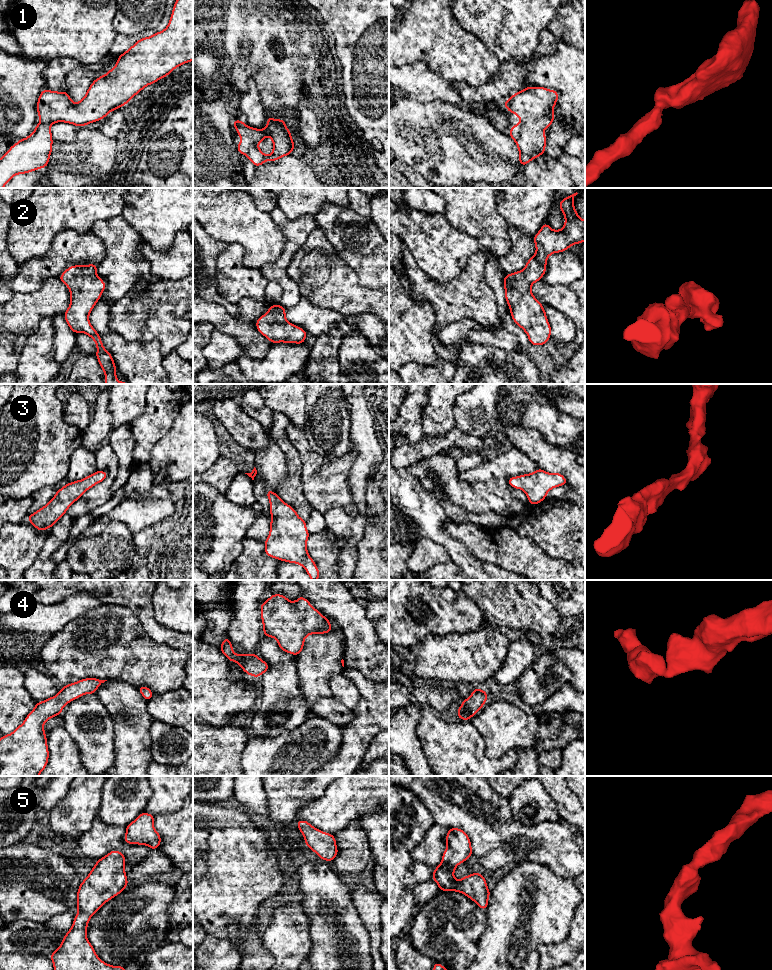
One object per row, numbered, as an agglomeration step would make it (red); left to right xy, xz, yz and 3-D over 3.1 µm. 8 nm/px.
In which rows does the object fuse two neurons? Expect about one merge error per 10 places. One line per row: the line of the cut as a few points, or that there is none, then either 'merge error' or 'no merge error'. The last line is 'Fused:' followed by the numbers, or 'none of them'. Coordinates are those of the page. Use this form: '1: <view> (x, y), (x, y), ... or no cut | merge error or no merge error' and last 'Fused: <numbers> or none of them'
1: no cut | no merge error
2: no cut | no merge error
3: no cut | no merge error
4: no cut | no merge error
5: no cut | no merge error
Fused: none of them

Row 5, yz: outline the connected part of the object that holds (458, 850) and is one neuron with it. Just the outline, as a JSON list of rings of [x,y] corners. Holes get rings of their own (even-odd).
[[[460,828],[448,829],[445,838],[447,847],[431,878],[438,884],[440,891],[460,892],[473,900],[479,908],[486,910],[491,891],[488,890],[484,876],[472,873],[459,881],[454,878],[456,867],[473,854],[470,838]]]

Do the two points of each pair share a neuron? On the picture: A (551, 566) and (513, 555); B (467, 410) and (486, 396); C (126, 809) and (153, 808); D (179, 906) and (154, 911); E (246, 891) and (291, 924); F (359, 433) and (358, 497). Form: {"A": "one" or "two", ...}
{"A": "one", "B": "one", "C": "two", "D": "two", "E": "two", "F": "one"}

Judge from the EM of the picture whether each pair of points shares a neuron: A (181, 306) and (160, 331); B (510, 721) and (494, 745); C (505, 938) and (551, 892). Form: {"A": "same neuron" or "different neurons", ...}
{"A": "different neurons", "B": "same neuron", "C": "same neuron"}

